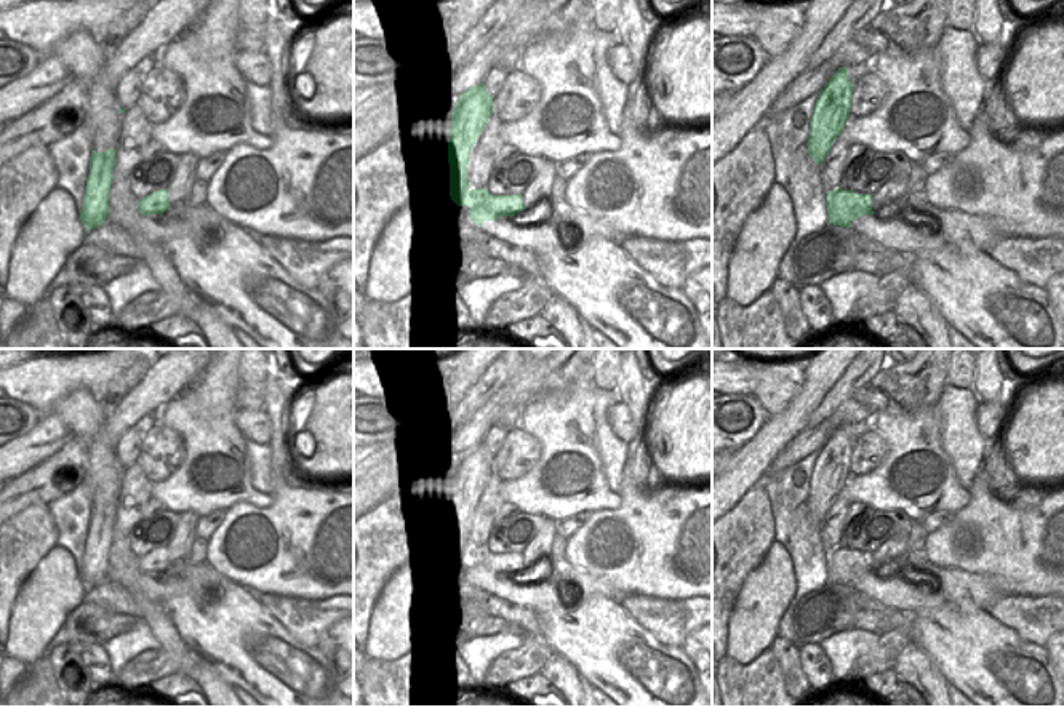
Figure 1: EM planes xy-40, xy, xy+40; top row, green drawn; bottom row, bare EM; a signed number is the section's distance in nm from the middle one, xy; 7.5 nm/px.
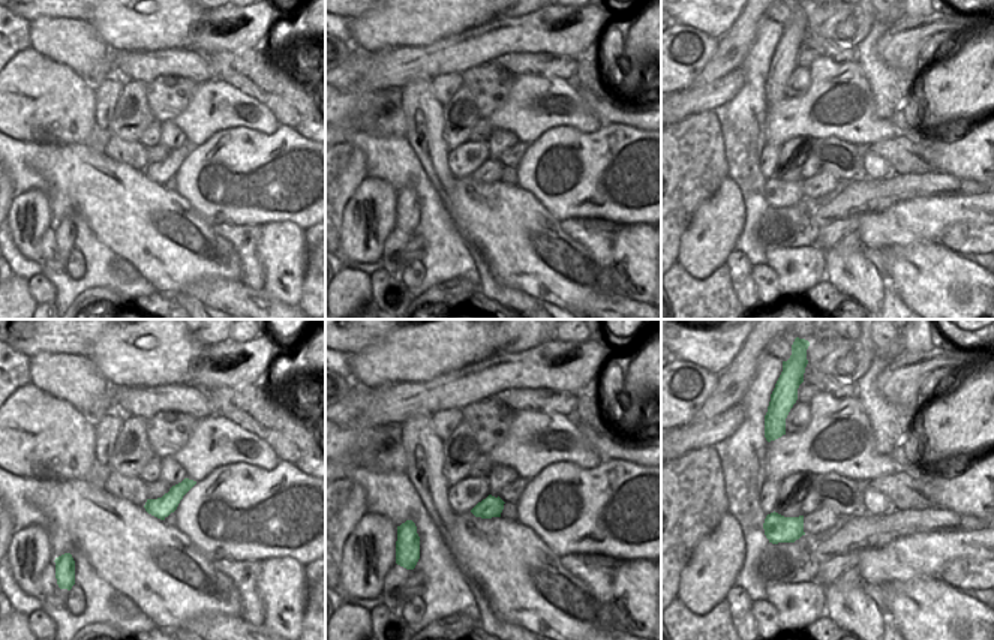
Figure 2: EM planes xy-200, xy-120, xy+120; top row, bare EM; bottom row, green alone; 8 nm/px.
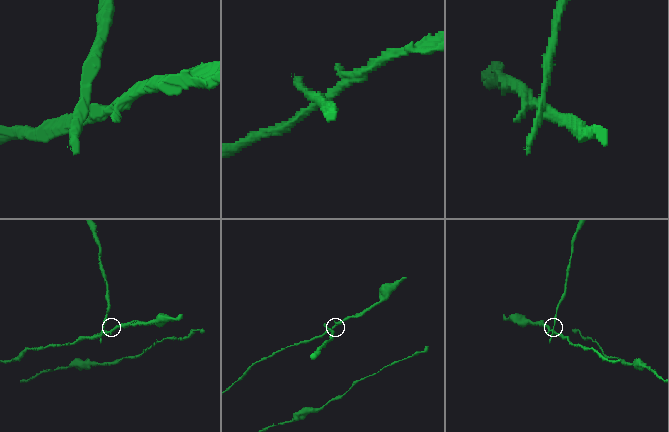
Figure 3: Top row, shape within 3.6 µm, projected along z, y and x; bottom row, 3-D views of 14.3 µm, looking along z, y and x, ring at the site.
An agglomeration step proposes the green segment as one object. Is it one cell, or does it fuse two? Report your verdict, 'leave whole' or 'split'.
split

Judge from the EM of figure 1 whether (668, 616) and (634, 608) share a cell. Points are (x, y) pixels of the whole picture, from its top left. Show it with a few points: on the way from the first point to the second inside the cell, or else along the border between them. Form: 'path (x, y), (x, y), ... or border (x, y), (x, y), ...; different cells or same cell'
path (660, 616), (642, 608); same cell

